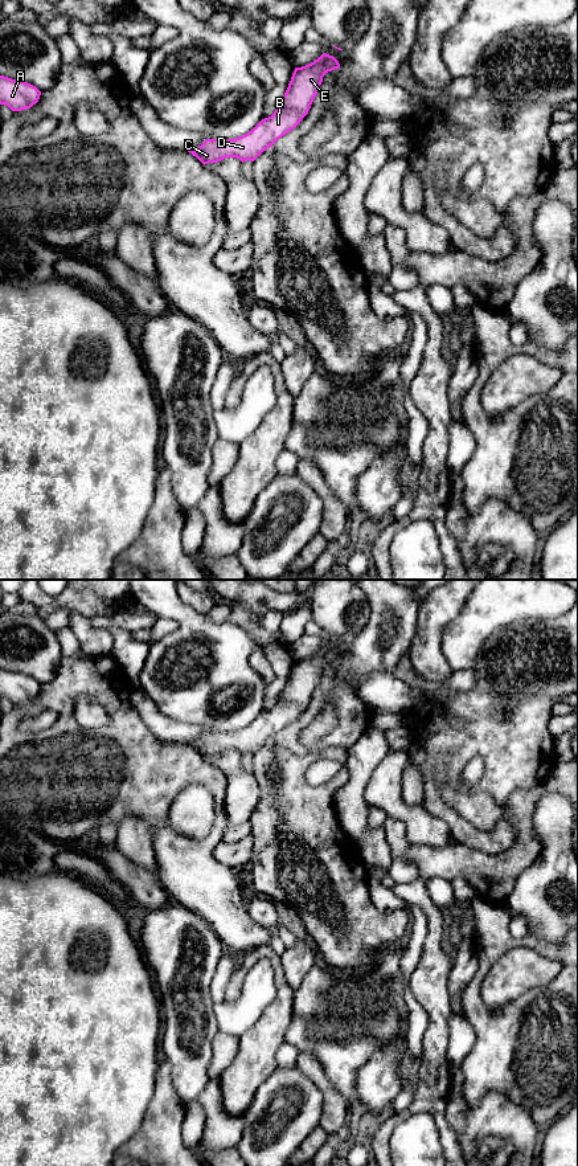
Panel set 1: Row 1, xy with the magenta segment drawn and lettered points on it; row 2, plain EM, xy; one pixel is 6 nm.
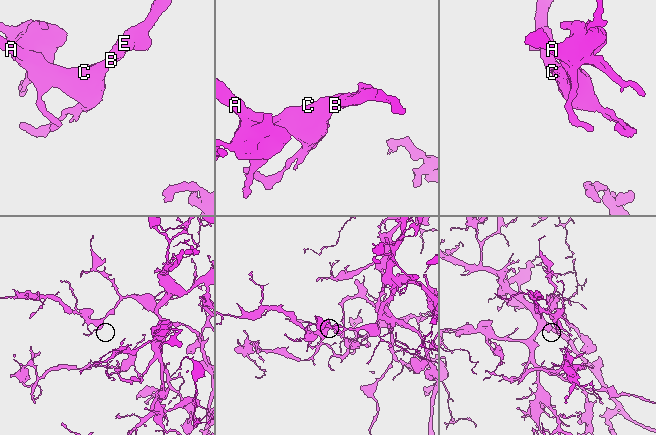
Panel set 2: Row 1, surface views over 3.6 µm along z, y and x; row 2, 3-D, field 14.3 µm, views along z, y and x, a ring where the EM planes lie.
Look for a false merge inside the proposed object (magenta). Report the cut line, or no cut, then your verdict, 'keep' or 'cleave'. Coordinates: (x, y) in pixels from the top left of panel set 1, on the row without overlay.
no cut; keep

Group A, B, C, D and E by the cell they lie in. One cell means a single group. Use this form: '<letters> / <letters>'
A B C D E

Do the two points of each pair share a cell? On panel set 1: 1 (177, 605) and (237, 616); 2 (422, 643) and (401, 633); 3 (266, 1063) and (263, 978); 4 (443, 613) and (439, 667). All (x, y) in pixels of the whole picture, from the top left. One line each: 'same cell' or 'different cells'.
1: different cells
2: different cells
3: different cells
4: same cell

